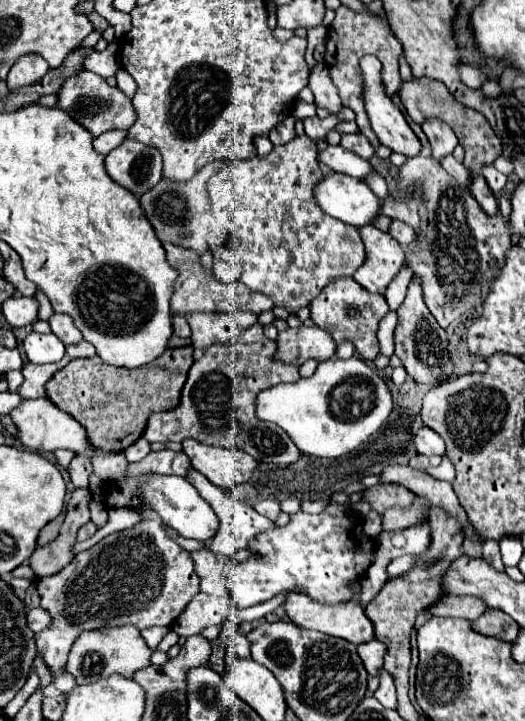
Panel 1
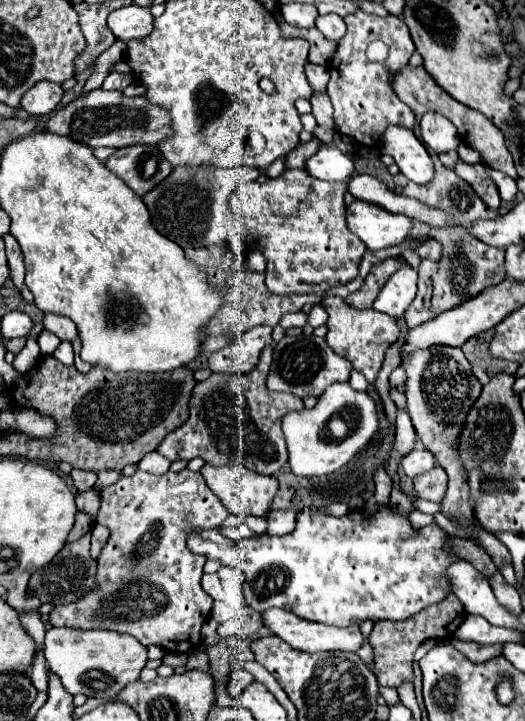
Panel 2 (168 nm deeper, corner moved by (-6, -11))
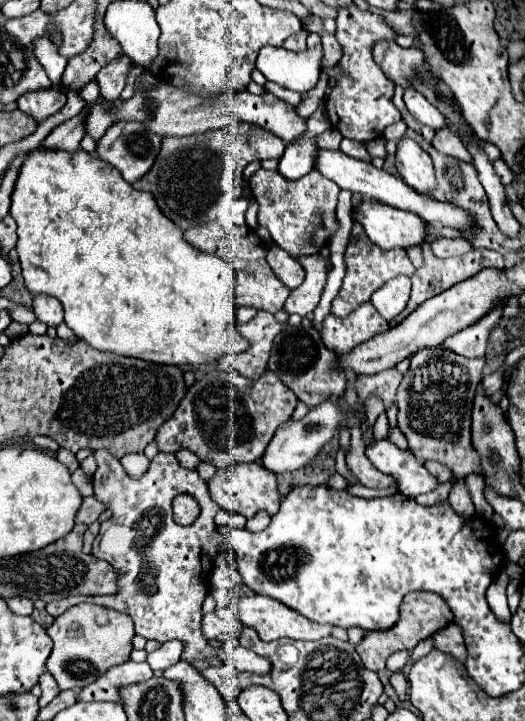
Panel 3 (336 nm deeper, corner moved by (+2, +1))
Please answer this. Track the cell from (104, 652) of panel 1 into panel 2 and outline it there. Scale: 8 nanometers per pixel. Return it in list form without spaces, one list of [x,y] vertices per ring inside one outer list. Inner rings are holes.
[[[50,628],[44,638],[44,658],[48,670],[56,674],[66,692],[86,694],[88,698],[114,698],[128,682],[138,680],[148,662],[146,648],[130,634],[112,630],[72,630]],[[96,670],[94,674],[86,674]]]

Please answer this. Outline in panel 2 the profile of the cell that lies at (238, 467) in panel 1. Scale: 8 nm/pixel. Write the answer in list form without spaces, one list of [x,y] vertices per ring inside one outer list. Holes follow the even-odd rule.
[[[210,466],[202,468],[202,476],[206,478],[208,488],[220,498],[230,514],[236,516],[266,516],[270,512],[272,500],[278,492],[278,480],[274,476],[262,476],[242,466]]]

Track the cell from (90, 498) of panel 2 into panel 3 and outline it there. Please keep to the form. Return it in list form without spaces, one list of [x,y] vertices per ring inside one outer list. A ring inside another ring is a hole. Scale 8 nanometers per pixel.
[[[78,468],[74,474],[72,474],[72,482],[74,486],[78,488],[78,492],[82,496],[90,496],[92,494],[92,480],[82,472],[82,468]]]

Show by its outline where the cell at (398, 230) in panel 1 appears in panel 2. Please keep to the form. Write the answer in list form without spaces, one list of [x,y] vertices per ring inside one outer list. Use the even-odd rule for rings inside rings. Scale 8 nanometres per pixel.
[[[430,240],[430,242],[422,244],[422,246],[418,246],[416,252],[418,252],[422,258],[430,258],[430,260],[440,260],[440,256],[442,256],[440,242],[436,242],[436,240]]]

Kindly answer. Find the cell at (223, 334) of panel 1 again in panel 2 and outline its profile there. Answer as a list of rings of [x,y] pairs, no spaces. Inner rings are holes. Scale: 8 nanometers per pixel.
[[[256,326],[248,330],[244,336],[228,344],[226,348],[214,352],[210,356],[210,370],[232,374],[232,376],[244,376],[256,368],[260,360],[260,352],[266,346],[272,346],[272,328],[270,326]]]

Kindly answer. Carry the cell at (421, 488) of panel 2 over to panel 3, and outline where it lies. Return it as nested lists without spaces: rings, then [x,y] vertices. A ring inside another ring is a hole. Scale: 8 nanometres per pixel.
[[[428,460],[424,466],[426,466],[426,470],[428,470],[438,482],[448,482],[448,480],[452,480],[452,472],[448,472],[448,468],[444,468],[440,462]]]

